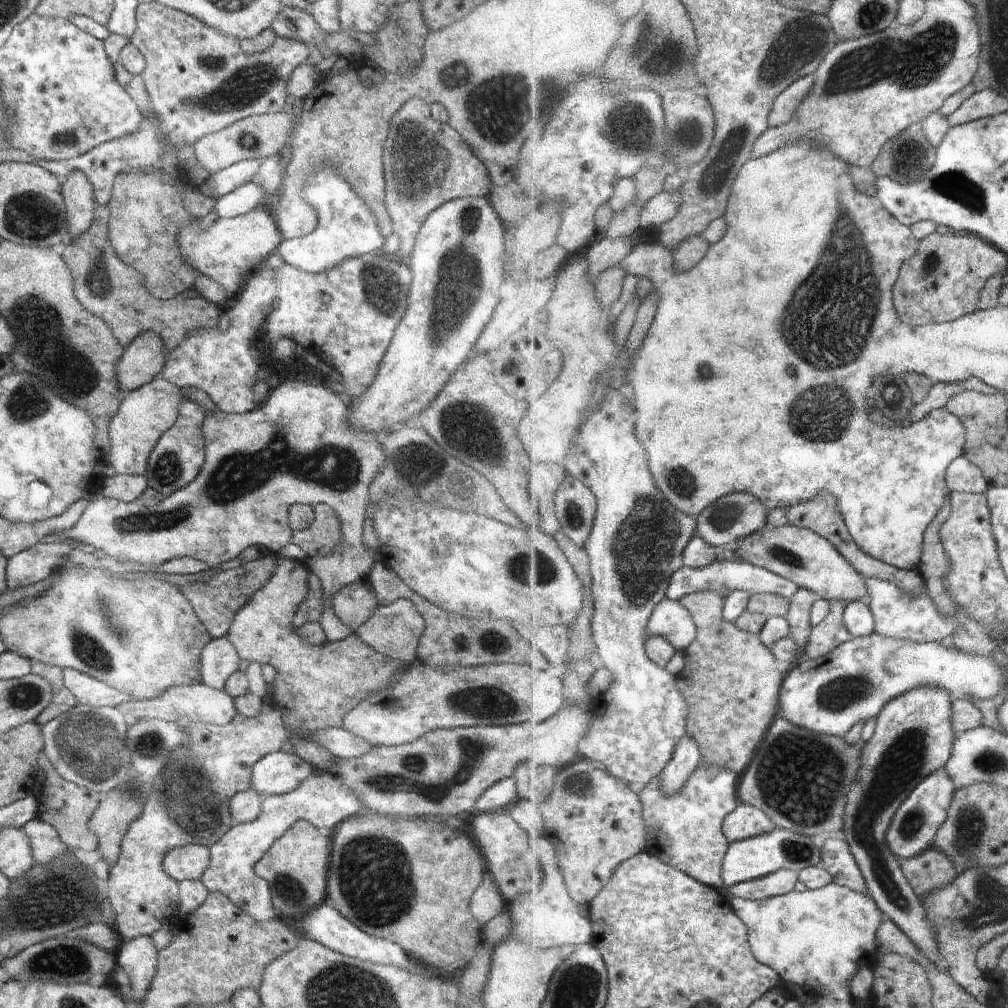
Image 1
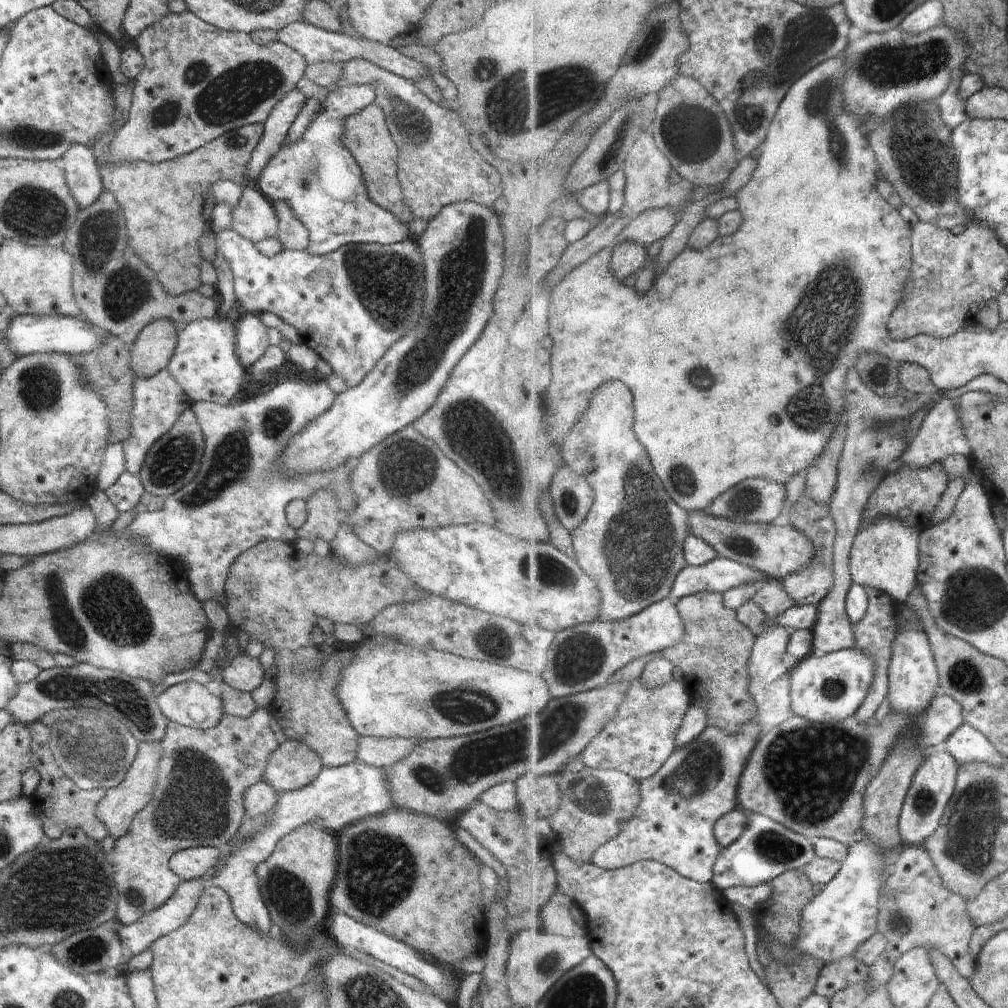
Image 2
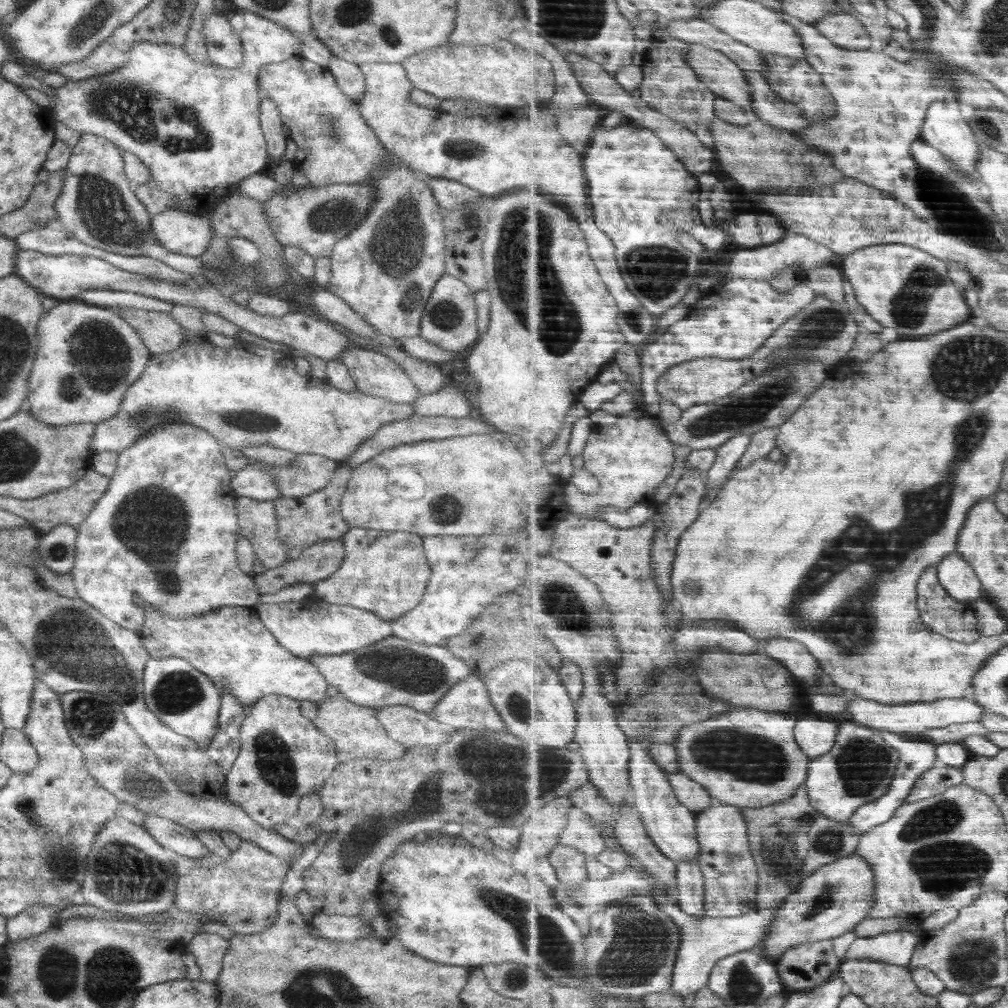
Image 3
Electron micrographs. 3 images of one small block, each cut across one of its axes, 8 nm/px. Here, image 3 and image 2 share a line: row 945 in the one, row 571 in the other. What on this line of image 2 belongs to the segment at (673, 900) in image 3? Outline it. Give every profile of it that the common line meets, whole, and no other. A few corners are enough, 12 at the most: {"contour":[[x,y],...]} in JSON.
{"contour":[[728,557],[678,575],[669,599],[726,594],[734,586],[766,583],[766,573]]}

